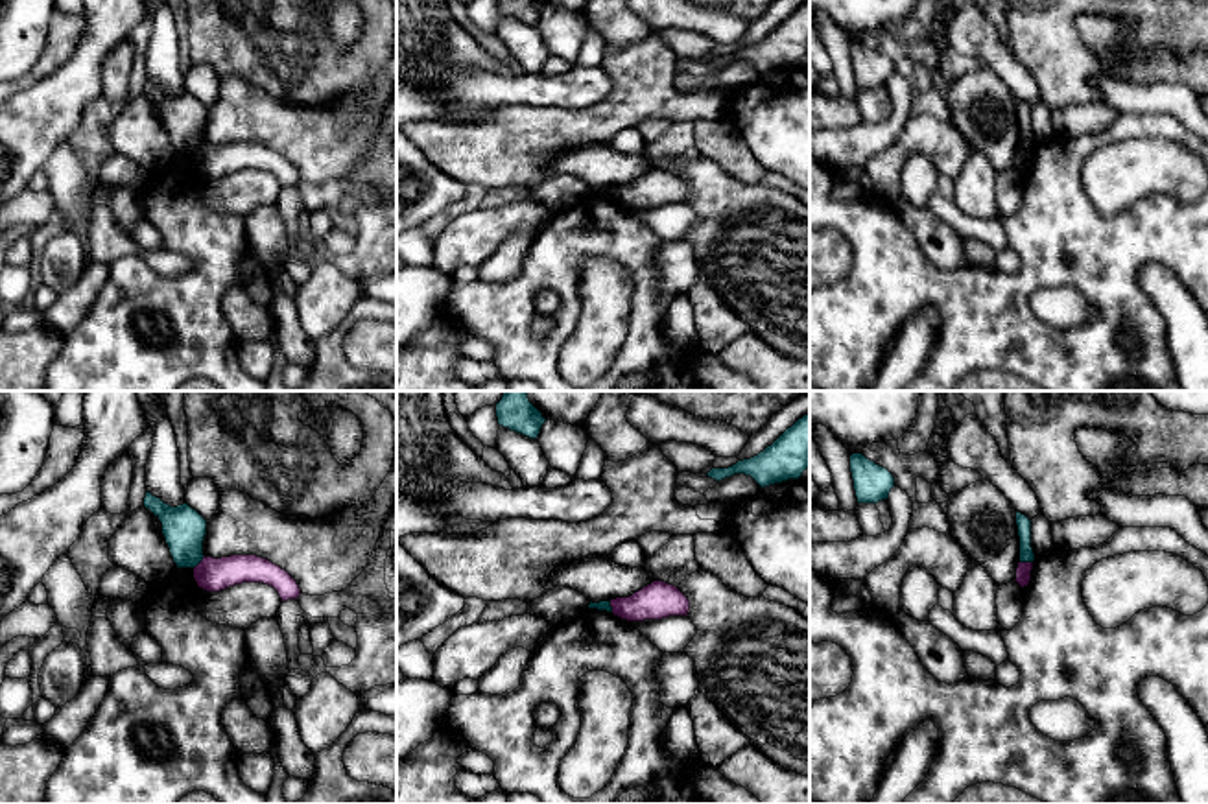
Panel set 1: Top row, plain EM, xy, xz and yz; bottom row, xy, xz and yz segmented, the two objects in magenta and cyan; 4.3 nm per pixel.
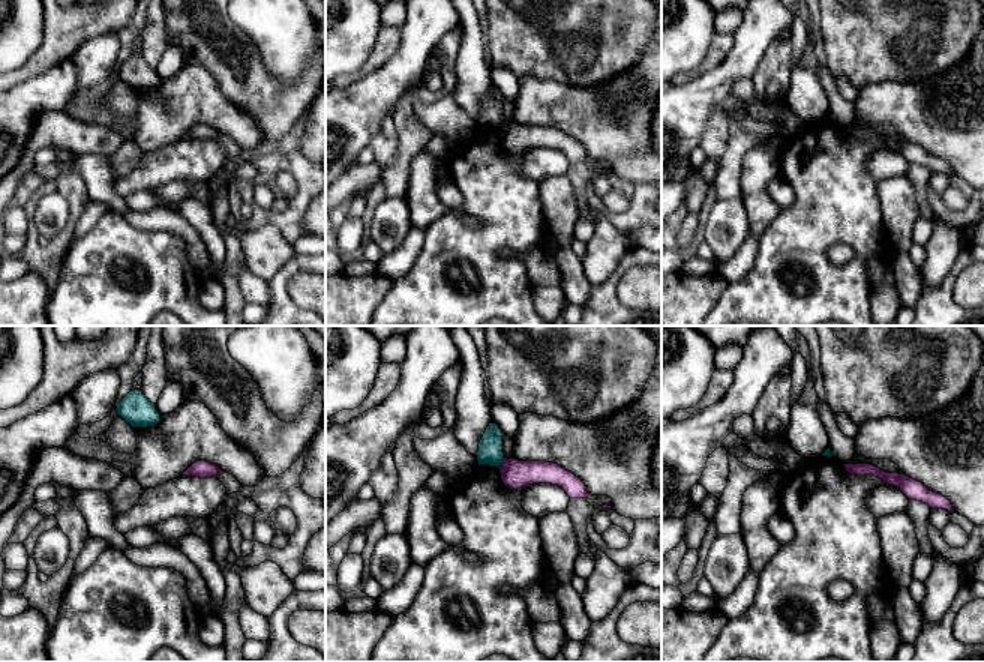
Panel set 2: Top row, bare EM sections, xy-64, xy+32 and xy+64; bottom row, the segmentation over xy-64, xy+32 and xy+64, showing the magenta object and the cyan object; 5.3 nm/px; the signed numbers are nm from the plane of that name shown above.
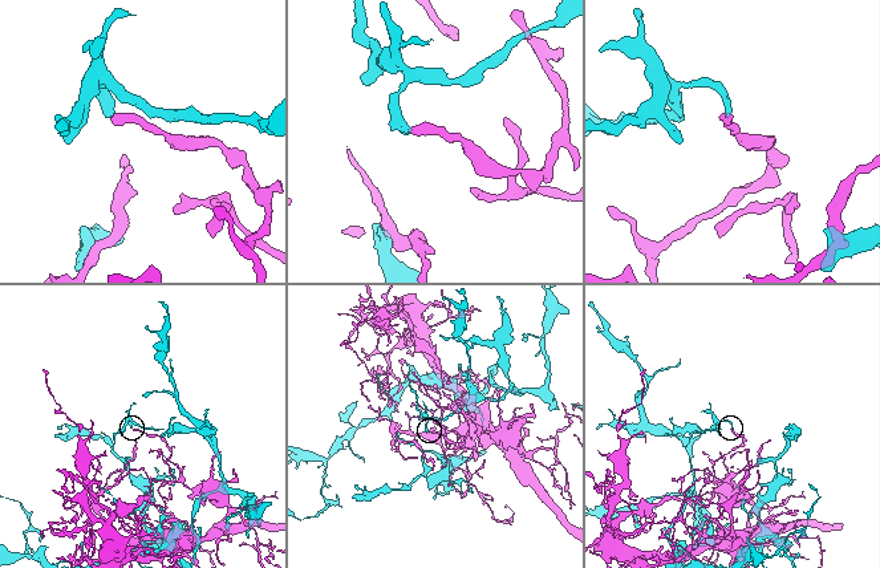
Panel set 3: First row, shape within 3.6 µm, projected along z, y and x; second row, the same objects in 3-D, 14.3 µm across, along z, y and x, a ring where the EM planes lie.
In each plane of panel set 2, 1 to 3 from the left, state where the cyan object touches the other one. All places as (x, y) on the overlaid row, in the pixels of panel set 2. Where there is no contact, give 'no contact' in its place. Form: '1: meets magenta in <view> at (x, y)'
1: no contact
2: meets magenta in xy+32 at (503, 464)
3: no contact

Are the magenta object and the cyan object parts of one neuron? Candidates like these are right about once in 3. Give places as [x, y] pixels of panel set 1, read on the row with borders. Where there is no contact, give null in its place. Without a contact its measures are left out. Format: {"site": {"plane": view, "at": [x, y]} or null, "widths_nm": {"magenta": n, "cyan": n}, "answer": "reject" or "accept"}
{"site": {"plane": "xy", "at": [200, 563]}, "widths_nm": {"magenta": 150, "cyan": 190}, "answer": "reject"}

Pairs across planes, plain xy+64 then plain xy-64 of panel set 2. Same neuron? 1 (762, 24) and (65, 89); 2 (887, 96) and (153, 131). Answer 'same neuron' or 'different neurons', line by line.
1: same neuron
2: same neuron

